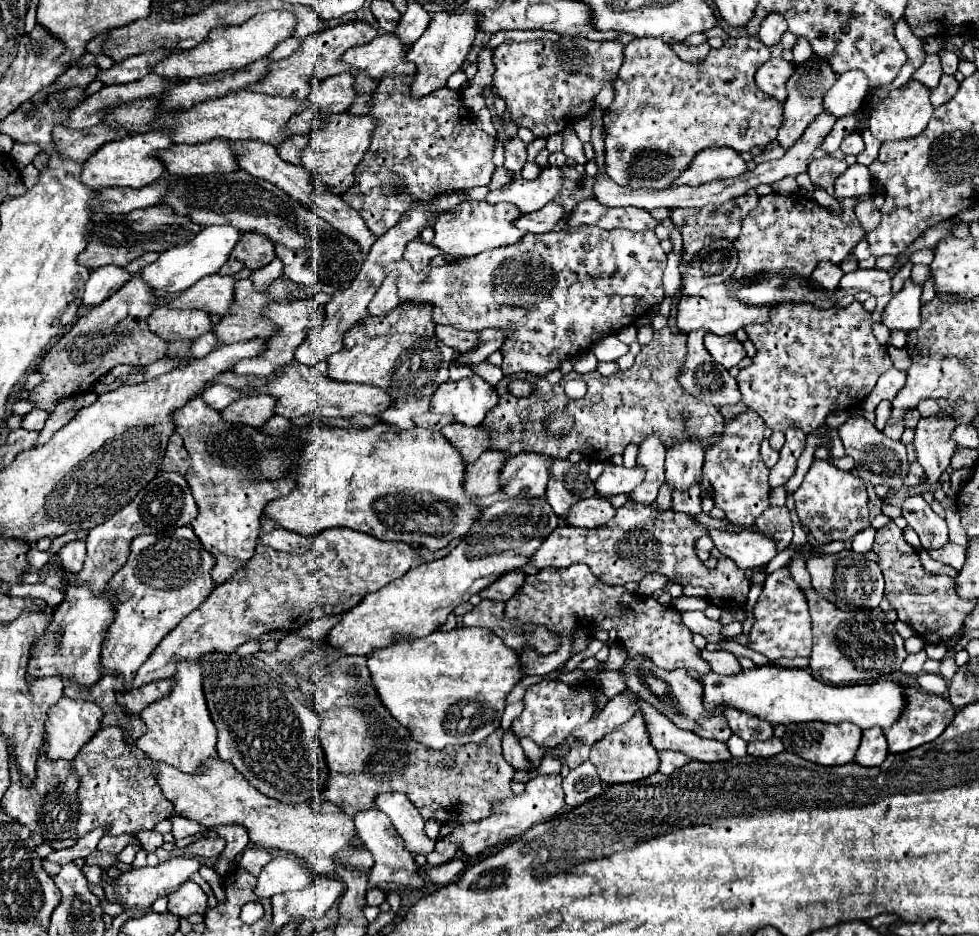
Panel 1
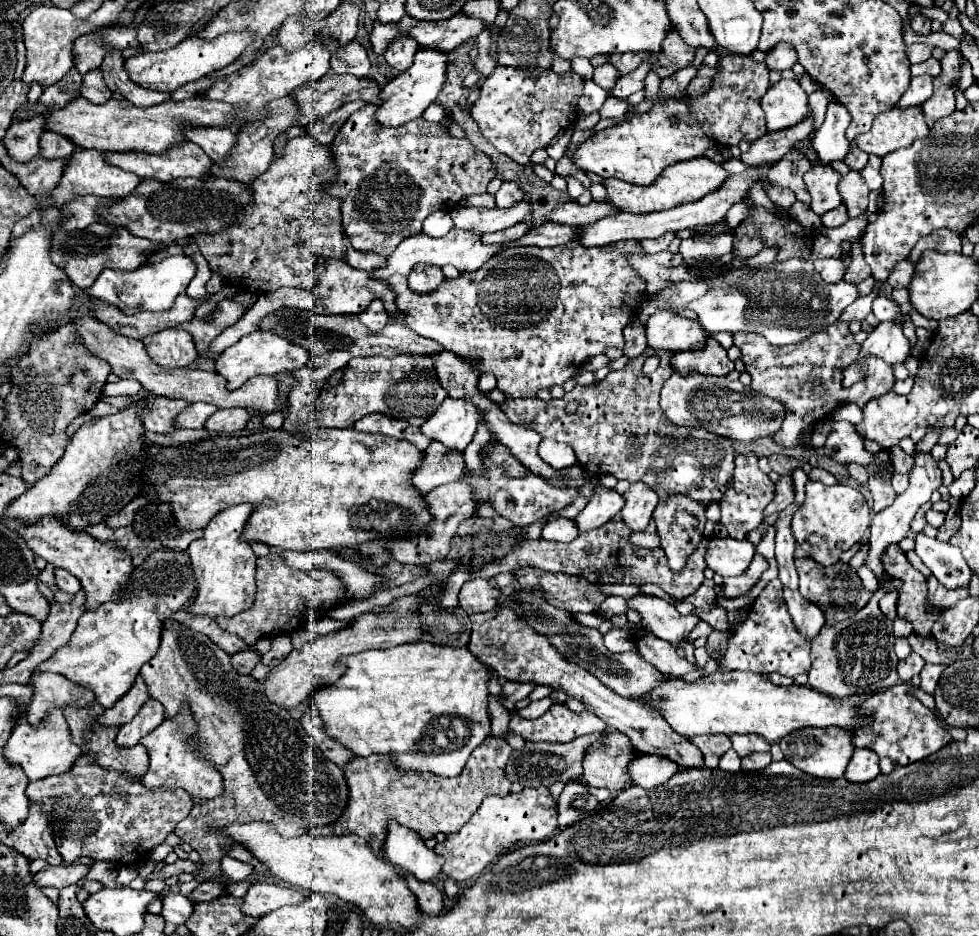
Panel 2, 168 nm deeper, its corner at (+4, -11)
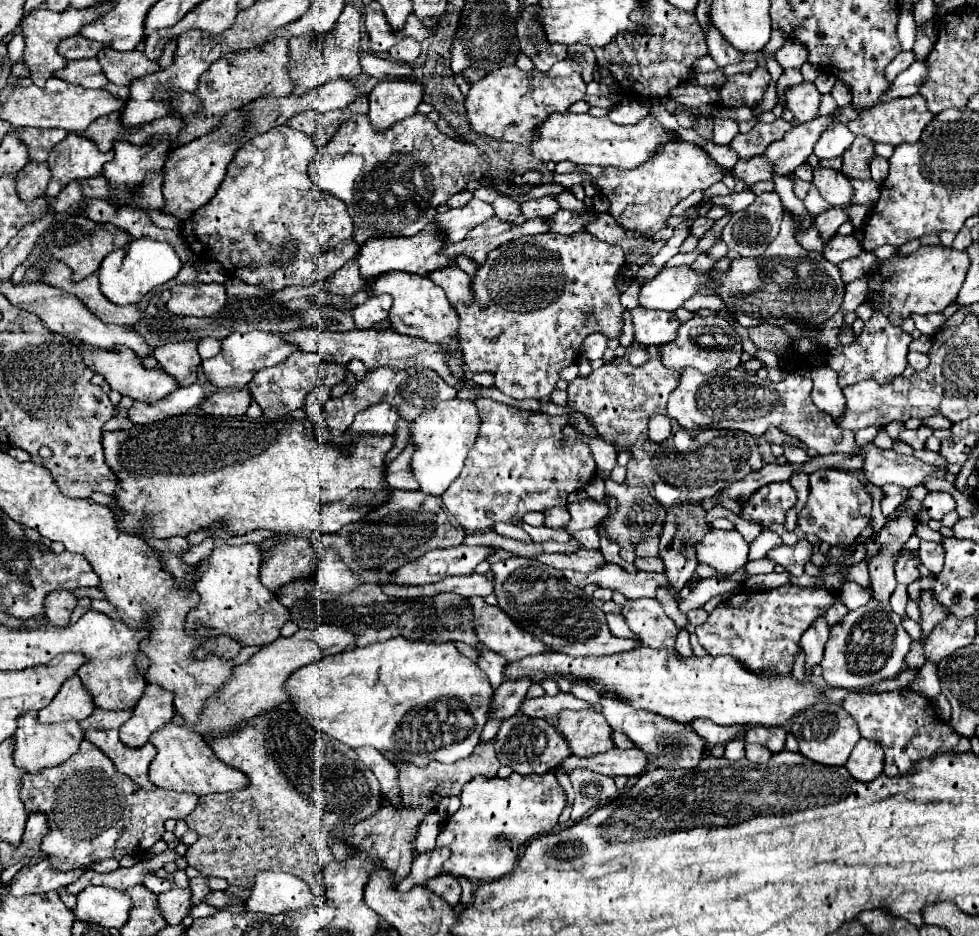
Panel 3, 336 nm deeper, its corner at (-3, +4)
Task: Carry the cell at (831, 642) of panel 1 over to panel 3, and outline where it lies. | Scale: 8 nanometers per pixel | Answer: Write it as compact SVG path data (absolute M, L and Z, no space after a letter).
M868 602L850 610L838 624L830 628L830 640L824 648L822 676L834 688L862 690L872 684L894 680L902 672L902 660L910 648L908 632L902 628L900 616L888 602Z

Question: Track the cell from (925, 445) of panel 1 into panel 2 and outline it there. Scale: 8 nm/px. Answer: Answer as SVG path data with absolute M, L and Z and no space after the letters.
M917 453L915 467L909 473L909 489L903 495L899 495L893 501L893 505L889 505L881 513L873 515L871 527L869 527L869 553L865 557L865 565L875 573L877 579L881 579L885 575L885 569L881 563L885 551L889 549L889 545L899 545L907 537L907 531L911 529L911 521L913 521L917 509L931 499L931 493L939 489L939 483L941 483L941 471L939 471L937 463L933 461L933 457L929 453Z

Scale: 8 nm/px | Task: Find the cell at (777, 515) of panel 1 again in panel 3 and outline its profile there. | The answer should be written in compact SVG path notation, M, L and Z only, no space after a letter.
M744 567L734 572L734 574L726 574L724 578L704 578L704 580L698 580L696 588L688 596L680 596L680 600L678 600L680 610L688 612L692 608L700 608L710 598L722 596L726 592L736 590L736 586L740 586L742 582L746 582Z

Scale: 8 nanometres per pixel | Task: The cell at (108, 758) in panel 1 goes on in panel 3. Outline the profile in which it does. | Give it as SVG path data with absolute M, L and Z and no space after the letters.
M84 740L74 756L54 768L44 768L38 774L24 774L22 792L20 792L28 812L42 810L48 816L50 836L42 840L42 850L52 858L54 868L90 868L94 860L100 858L116 858L130 854L140 854L142 850L148 852L164 834L164 822L168 818L184 820L198 804L198 796L192 792L174 792L166 788L142 790L132 778L120 774L112 760L100 752L92 742Z

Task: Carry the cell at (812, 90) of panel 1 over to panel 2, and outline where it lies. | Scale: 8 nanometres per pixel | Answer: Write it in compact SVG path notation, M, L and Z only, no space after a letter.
M809 115L803 123L787 129L787 131L775 131L775 133L767 133L761 139L757 139L757 143L751 143L747 153L741 153L741 161L747 165L757 167L759 163L767 163L773 165L777 163L787 151L791 151L795 147L795 143L807 139L807 135L813 129L813 115Z

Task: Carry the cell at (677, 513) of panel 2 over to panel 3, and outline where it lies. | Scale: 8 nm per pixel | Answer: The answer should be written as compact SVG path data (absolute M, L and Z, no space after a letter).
M686 502L680 506L672 506L666 512L666 522L662 528L662 536L660 536L660 558L664 560L666 566L666 576L672 584L672 588L682 590L688 580L694 576L694 570L698 566L696 560L696 544L702 540L704 532L708 532L710 526L706 524L706 510L702 506L702 502Z

